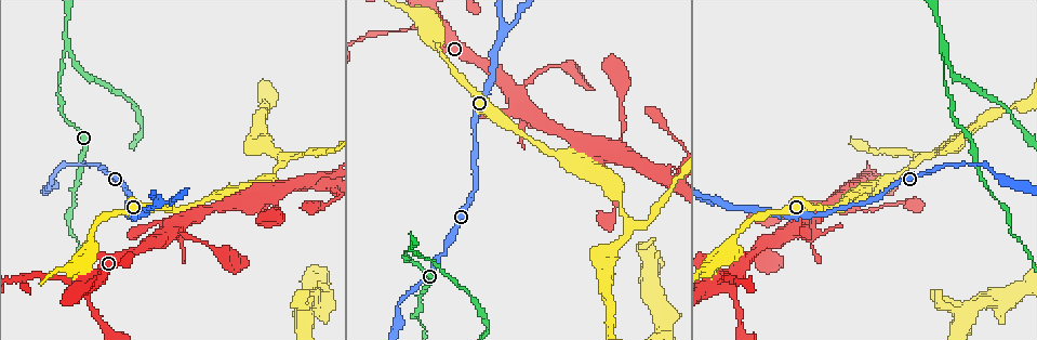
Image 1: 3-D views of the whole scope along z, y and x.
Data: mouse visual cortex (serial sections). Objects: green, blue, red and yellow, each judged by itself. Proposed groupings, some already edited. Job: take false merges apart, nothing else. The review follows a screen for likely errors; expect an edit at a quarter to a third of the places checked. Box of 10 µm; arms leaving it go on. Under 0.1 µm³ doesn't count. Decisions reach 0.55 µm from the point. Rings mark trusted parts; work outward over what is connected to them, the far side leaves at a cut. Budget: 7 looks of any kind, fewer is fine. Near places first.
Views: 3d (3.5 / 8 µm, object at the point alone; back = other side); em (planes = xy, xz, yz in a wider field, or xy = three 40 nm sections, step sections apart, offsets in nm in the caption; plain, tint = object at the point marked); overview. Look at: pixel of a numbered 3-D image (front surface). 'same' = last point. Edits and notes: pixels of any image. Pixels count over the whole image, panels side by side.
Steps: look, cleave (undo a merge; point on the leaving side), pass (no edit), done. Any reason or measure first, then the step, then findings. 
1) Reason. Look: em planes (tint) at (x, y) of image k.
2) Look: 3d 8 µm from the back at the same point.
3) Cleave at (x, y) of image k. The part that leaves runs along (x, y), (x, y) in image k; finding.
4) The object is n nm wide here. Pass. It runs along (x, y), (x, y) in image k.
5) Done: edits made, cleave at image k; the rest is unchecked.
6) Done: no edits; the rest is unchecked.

Sharp bend. Look: 3d 8 µm at (942, 58) of image 1.

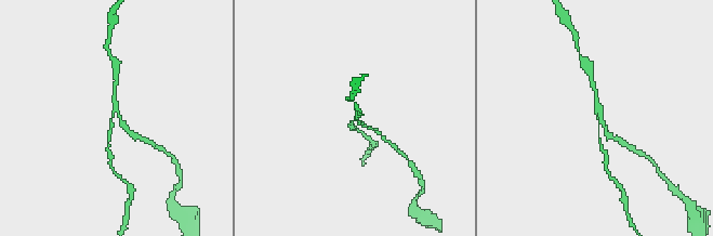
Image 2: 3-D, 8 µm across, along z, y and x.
Look: 3d 3.5 µm at the same point.

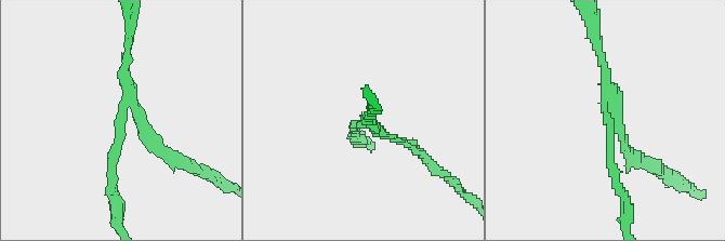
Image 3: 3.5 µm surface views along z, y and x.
3 arms meet here; the arms are 150, 150, 150 nm wide; need the tissue. Look: em xy step 1 (tint) at (120, 116) of image 3.

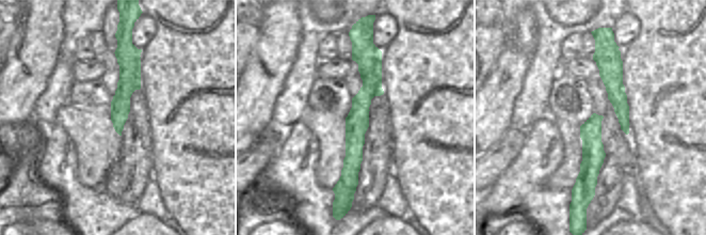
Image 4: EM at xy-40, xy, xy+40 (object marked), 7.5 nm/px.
Cleave at (154, 136) of image 3. A border runs along (381, 55), (372, 59), (374, 95) in image 4; a second cell is stuck on.

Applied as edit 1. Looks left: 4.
See it whole again. Look: overview.

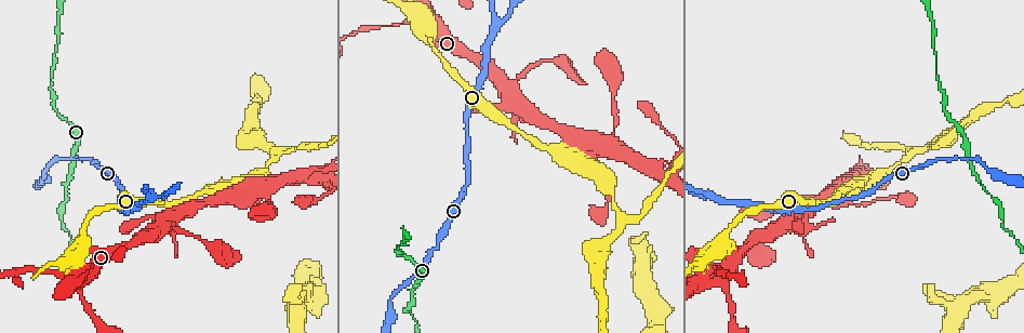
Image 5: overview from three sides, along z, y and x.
Sharp bend. Look: 3d 3.5 µm at (316, 176) of image 5.

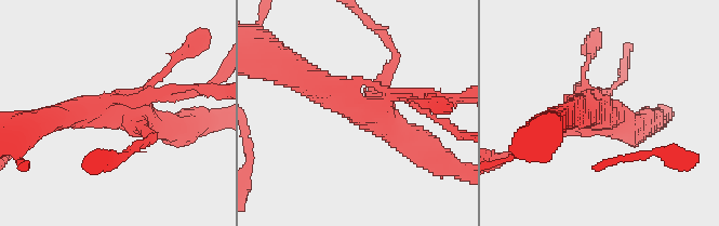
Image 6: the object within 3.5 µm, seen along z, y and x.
4 arms meet here; the arms are 150, 200, 300, 400 nm wide; need the tissue. Look: em planes (tint) at (115, 112) of image 6.

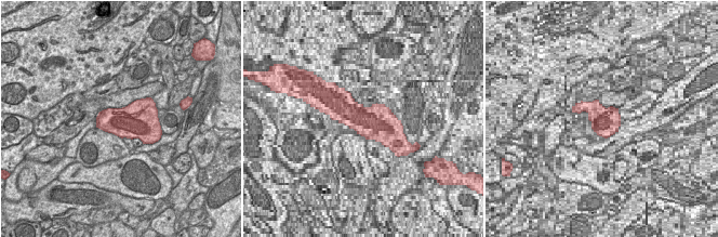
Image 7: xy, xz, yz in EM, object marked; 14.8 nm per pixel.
Cleave at (191, 88) of image 6. A second cell is stuck on.

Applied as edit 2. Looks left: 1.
Done: edits made, cleave at image 3, cleave at image 6; the rest is unchecked.

